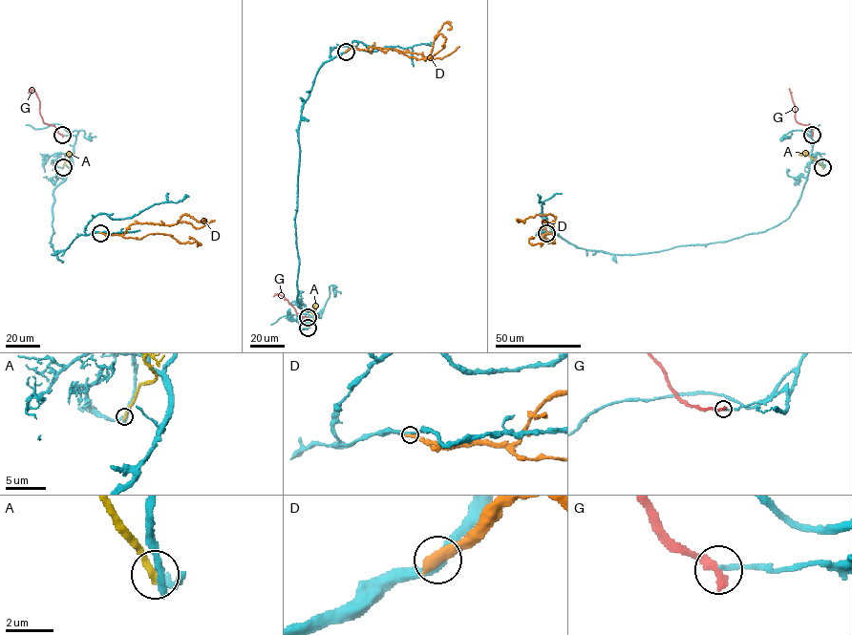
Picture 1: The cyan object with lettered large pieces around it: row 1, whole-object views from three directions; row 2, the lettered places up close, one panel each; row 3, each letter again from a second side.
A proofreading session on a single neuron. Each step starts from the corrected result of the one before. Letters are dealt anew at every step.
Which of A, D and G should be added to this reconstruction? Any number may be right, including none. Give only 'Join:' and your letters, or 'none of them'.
Join: none of them

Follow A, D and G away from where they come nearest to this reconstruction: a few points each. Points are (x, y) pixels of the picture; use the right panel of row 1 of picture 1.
A: (822, 166), (808, 154), (798, 155)
D: (546, 232), (542, 235), (546, 233), (543, 223), (553, 221), (552, 215), (536, 215), (517, 221), (524, 222)
G: (813, 136), (810, 125), (796, 120), (790, 90), (792, 93)

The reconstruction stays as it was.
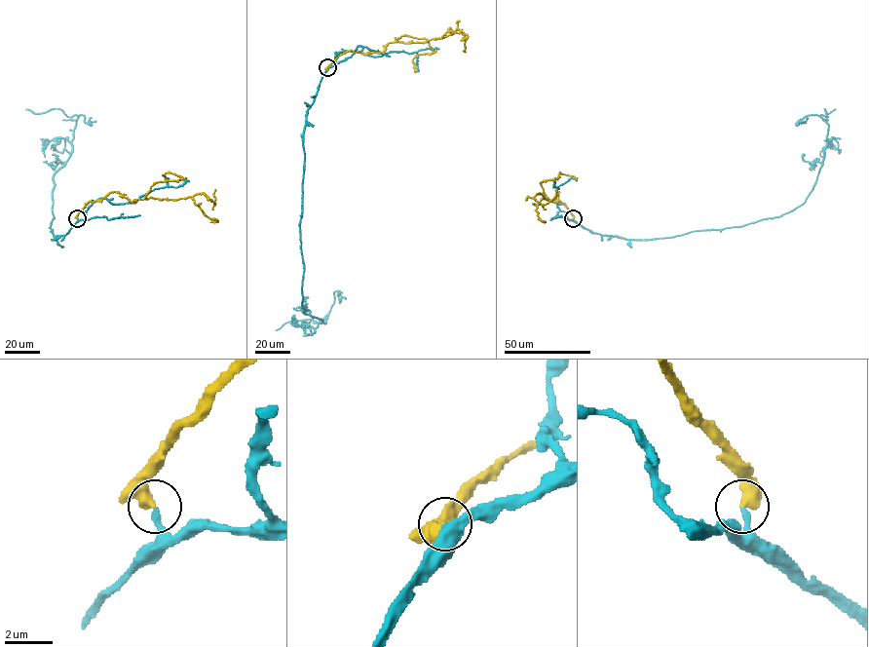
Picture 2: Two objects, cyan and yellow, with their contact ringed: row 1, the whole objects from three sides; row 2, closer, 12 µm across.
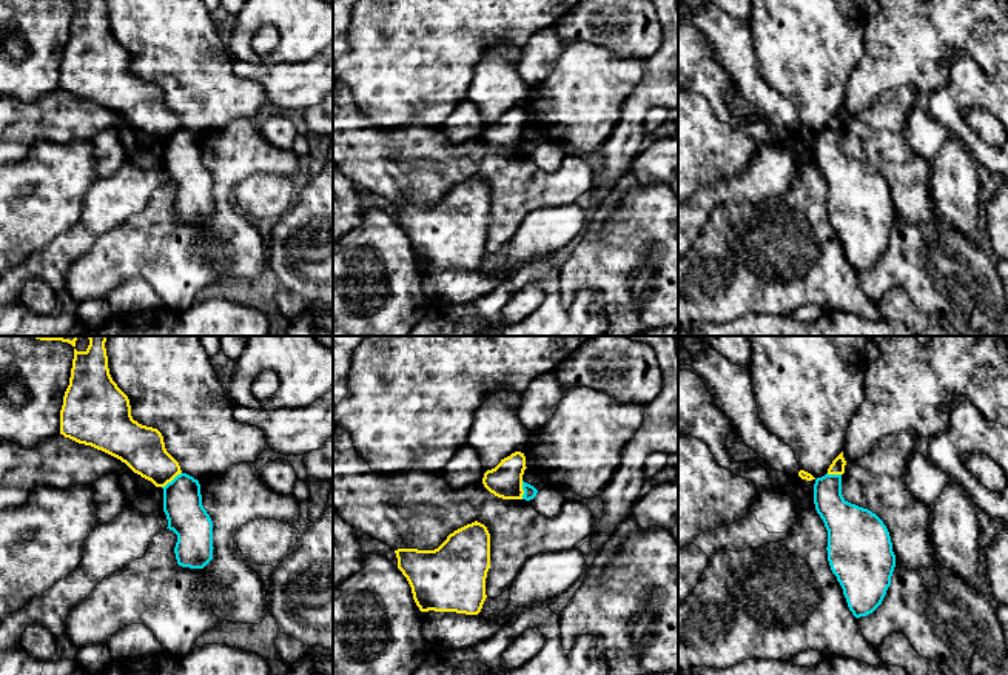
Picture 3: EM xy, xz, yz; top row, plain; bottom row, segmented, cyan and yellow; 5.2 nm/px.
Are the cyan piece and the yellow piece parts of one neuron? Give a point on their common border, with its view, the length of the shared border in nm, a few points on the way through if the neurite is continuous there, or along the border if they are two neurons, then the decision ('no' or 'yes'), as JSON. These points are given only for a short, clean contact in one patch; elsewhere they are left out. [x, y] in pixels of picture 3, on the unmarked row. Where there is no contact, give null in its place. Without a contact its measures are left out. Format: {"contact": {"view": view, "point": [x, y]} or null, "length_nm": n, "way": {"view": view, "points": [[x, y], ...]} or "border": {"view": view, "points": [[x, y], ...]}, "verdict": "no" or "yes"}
{"contact": {"view": "xy", "point": [173, 134]}, "length_nm": 130, "border": {"view": "xy", "points": [[181, 127], [162, 142]]}, "verdict": "no"}

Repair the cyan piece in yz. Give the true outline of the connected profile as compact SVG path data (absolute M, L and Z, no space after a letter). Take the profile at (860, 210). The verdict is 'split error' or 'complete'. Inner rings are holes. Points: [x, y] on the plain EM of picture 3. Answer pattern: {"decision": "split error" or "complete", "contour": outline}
{"decision": "complete", "contour": "M825 129L814 139L815 165L828 185L828 216L855 273L872 268L883 256L895 222L889 186L868 163L848 157L842 149L842 129Z"}

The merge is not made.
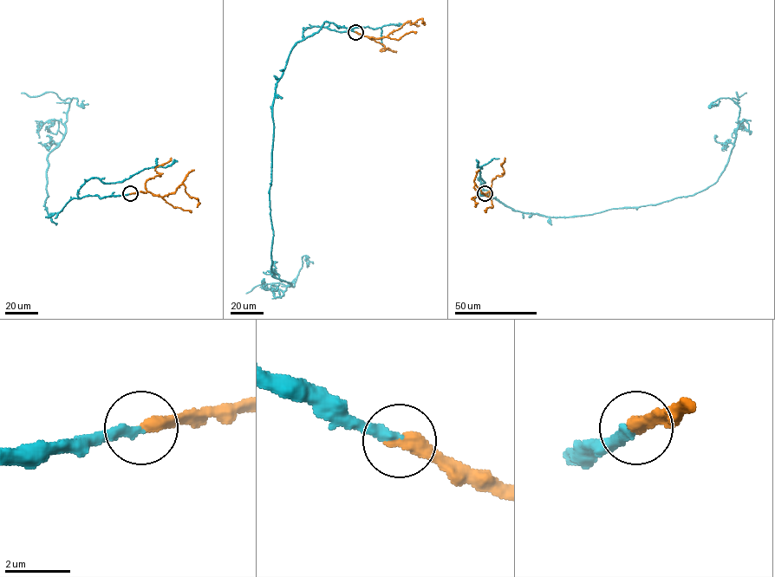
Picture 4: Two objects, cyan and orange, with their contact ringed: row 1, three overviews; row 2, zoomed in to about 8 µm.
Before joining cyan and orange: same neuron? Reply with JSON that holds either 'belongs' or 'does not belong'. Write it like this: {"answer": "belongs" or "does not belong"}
{"answer": "belongs"}

